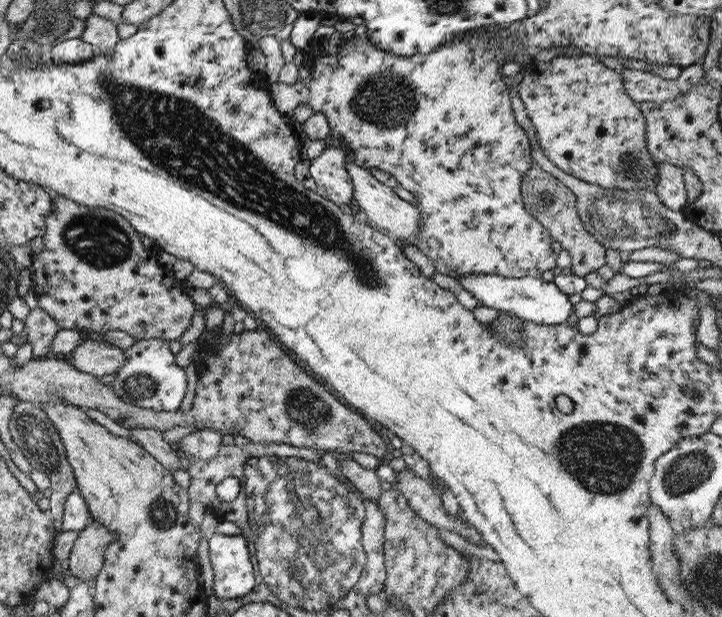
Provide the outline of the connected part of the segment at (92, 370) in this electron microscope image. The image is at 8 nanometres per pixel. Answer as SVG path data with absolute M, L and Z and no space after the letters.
M88 338L69 353L69 363L75 370L95 377L113 374L125 360L125 355L118 346Z

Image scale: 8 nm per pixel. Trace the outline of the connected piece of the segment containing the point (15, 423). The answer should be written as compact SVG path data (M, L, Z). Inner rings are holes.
M27 401L15 403L11 416L9 417L8 429L12 442L16 448L23 453L26 461L47 475L50 480L51 495L49 496L48 513L52 517L55 534L62 530L62 514L64 511L64 500L66 496L76 490L76 482L72 475L70 464L66 461L66 454L59 438L58 432L49 420L49 417L41 410L38 404Z

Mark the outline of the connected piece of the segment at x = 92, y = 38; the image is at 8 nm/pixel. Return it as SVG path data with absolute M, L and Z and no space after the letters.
M89 15L84 22L85 27L80 39L90 44L94 48L95 54L110 55L113 45L119 40L115 30L116 22L97 15Z

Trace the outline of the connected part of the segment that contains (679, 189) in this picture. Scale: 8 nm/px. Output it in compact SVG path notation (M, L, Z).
M658 164L657 168L659 181L654 187L654 193L658 200L669 210L683 210L687 193L683 188L682 170L671 164Z

